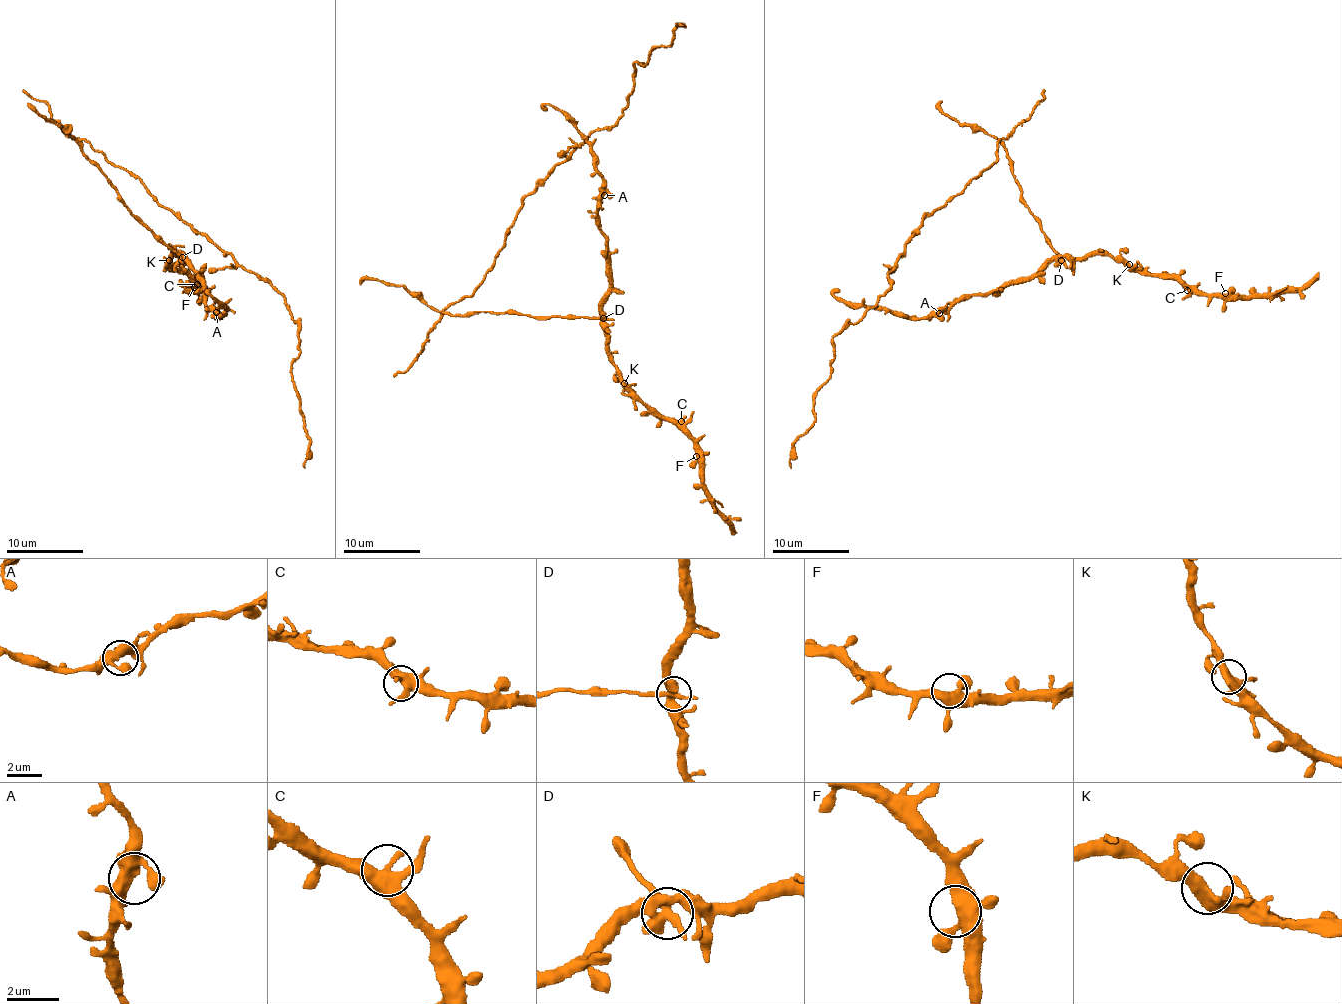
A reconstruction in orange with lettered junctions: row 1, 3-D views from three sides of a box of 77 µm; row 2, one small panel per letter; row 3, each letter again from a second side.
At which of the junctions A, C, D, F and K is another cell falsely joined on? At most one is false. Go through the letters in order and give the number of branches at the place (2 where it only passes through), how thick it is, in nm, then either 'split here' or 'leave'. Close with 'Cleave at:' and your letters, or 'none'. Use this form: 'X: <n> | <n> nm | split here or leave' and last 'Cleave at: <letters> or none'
A: 4 | 440 nm | leave
C: 4 | 440 nm | leave
D: 4 | 440 nm | split here
F: 4 | 440 nm | leave
K: 4 | 420 nm | leave
Cleave at: D

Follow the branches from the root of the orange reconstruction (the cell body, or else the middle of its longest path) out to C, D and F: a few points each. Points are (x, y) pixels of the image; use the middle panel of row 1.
C: (469, 296), (447, 311), (600, 318), (618, 379), (645, 404), (681, 421)
D: (469, 296), (453, 302), (447, 311), (453, 315), (468, 315), (474, 312), (518, 312), (547, 318), (603, 318)
F: (469, 296), (447, 311), (600, 318), (618, 379), (683, 431), (696, 456)

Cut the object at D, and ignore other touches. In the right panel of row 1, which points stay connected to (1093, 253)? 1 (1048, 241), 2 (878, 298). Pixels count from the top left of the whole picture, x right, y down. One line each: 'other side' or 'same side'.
1: other side
2: other side

